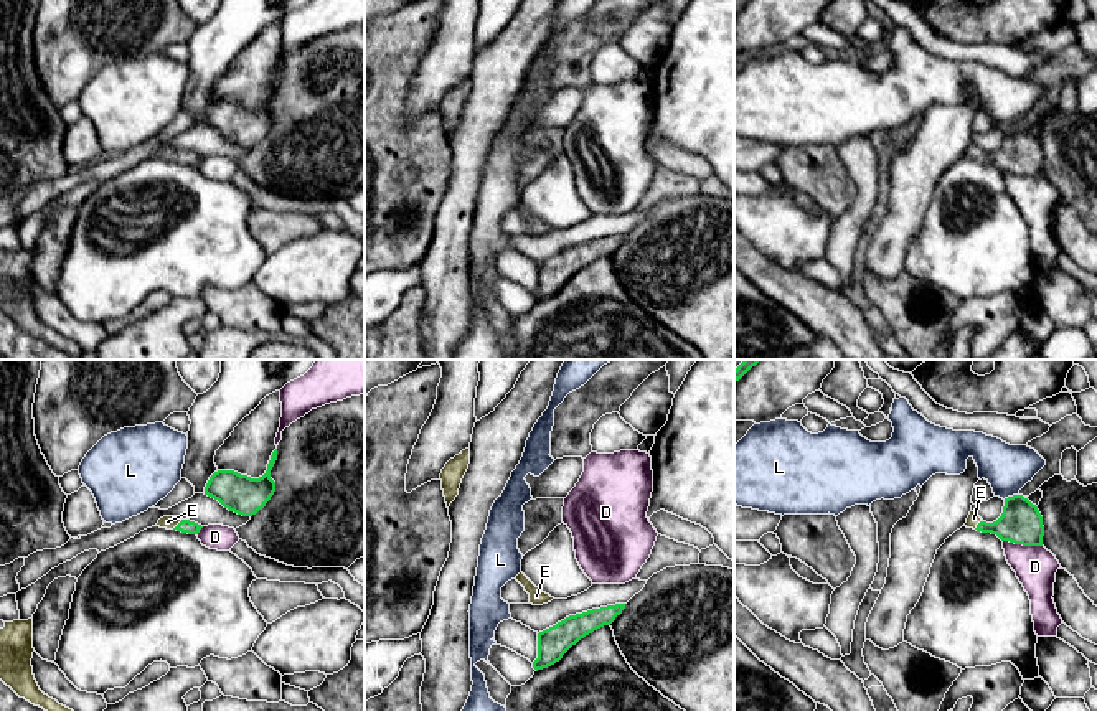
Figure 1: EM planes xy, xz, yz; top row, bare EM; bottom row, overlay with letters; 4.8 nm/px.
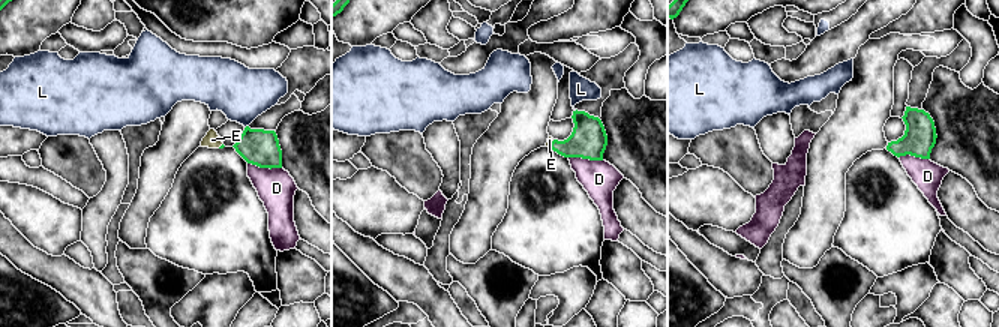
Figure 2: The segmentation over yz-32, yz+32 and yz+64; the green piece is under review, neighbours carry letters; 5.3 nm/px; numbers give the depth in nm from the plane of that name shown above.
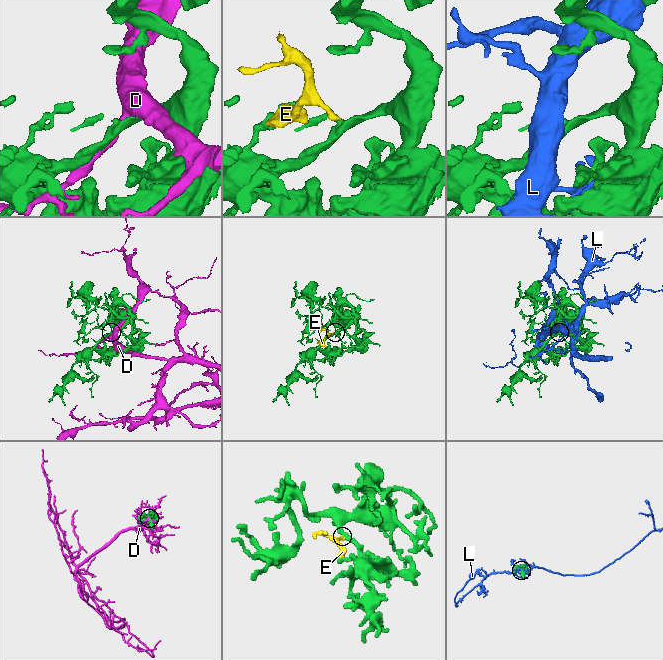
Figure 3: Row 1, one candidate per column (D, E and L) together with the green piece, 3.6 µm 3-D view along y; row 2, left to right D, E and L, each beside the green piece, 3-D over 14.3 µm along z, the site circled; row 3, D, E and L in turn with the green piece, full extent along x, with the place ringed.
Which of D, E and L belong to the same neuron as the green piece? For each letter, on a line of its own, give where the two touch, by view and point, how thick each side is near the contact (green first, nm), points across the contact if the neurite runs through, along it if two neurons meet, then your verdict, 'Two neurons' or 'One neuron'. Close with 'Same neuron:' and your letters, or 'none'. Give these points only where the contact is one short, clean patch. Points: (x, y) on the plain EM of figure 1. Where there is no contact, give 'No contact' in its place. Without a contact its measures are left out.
D: Touches green at yz (1023, 175). Thickness 200 nm (green) against 200 nm. Two neurons
E: Touches green at yz (977, 155). Thickness 200 nm (green) against 60 nm. Path across: yz (1021, 154), (1012, 157), (977, 155), (974, 149). One neuron
L: Touches green at yz (1010, 127). Thickness 200 nm (green) against 220 nm. Two neurons
Same neuron: E

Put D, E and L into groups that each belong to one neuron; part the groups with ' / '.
D / E / L

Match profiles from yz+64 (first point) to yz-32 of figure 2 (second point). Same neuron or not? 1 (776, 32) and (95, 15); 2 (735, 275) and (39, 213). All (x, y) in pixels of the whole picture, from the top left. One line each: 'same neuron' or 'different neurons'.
1: same neuron
2: different neurons

